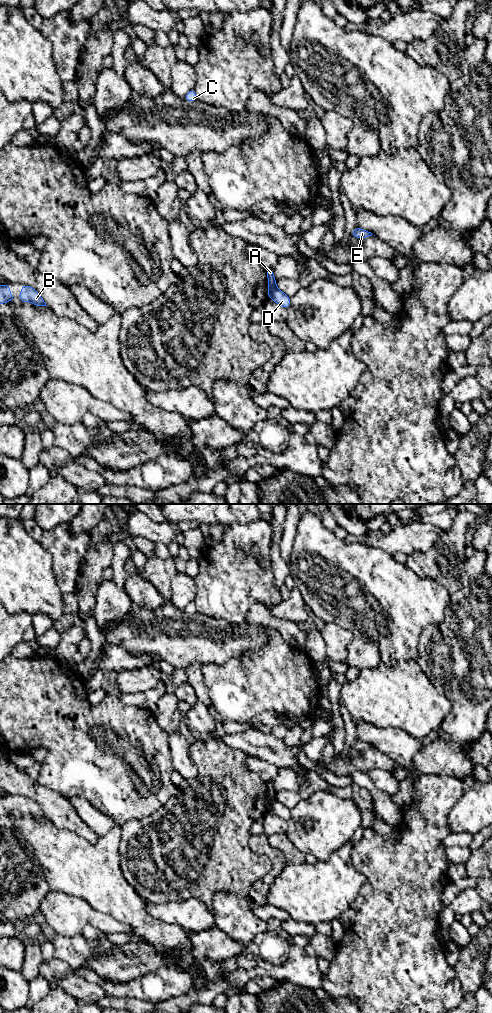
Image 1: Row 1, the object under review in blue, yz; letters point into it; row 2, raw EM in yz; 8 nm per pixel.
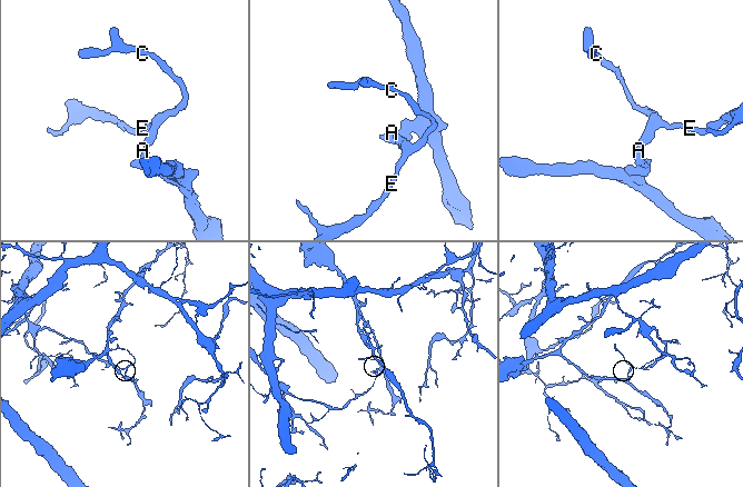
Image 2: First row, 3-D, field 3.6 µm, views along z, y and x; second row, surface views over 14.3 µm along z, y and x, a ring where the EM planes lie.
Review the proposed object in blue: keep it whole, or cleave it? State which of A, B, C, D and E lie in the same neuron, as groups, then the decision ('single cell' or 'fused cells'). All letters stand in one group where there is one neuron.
A C E / B D | fused cells

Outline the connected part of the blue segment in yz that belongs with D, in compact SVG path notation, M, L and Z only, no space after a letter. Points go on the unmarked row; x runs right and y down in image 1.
M277 799L272 803L270 809L278 817L288 821L290 819L290 811L288 807L279 802Z

